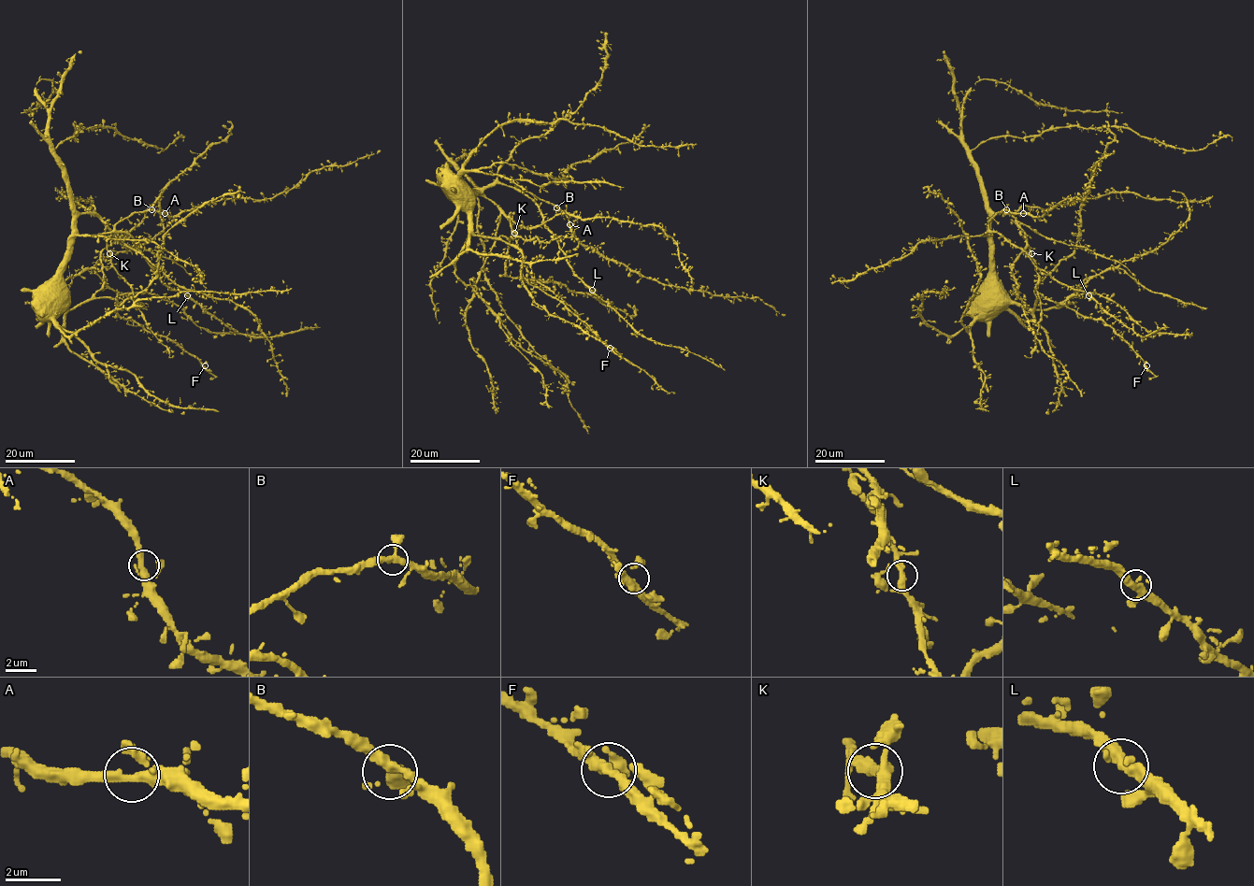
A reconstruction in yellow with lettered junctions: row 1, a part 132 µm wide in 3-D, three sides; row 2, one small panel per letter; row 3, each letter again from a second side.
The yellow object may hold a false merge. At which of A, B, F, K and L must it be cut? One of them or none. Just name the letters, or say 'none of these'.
none of these

